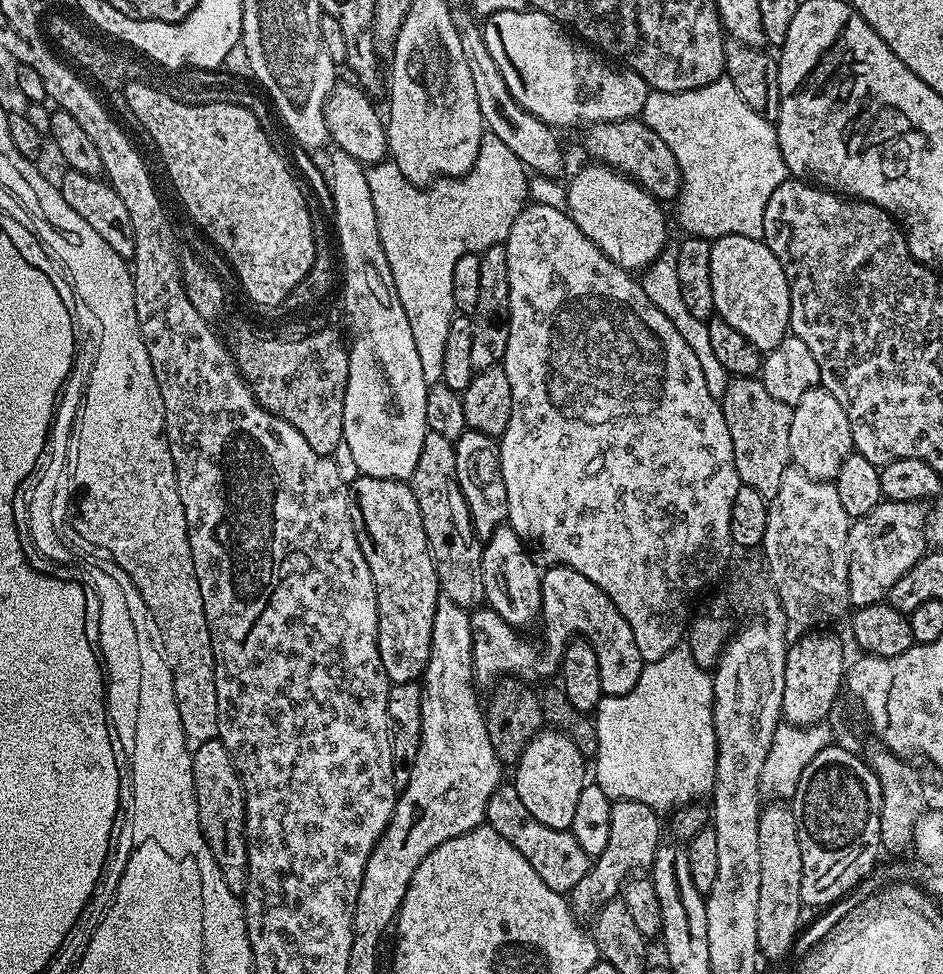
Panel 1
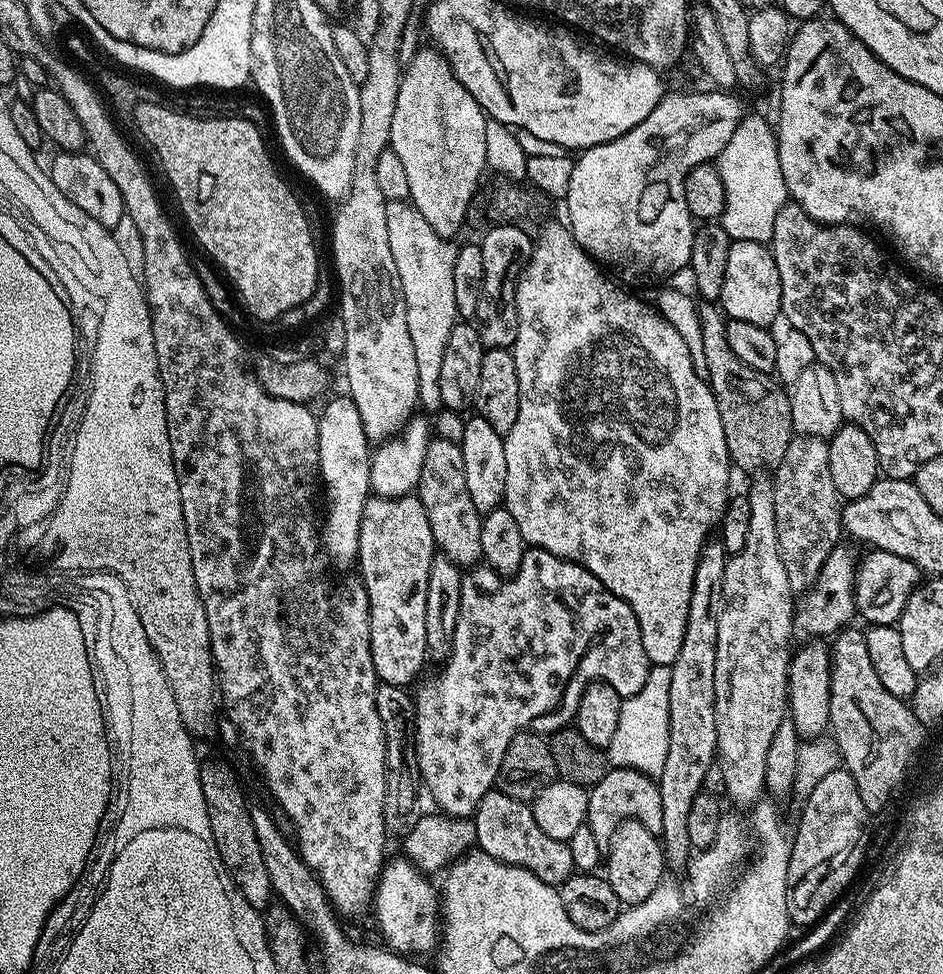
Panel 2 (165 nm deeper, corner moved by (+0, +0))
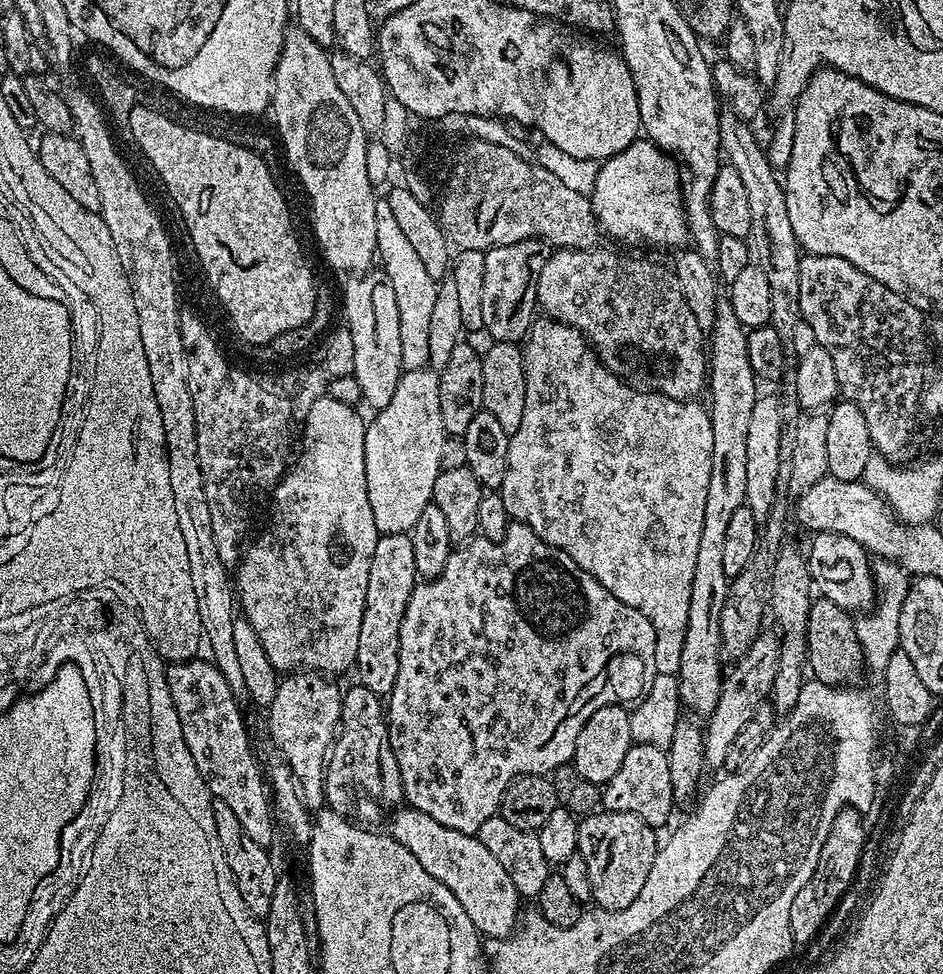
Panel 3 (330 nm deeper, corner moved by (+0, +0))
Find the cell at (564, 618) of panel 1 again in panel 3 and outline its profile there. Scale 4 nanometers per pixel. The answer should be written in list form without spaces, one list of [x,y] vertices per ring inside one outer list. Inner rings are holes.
[[[512,522],[501,541],[476,538],[452,550],[440,576],[417,583],[414,594],[410,594],[400,631],[398,682],[394,682],[394,690],[386,697],[388,737],[394,758],[398,758],[405,801],[422,814],[430,814],[434,822],[450,826],[450,830],[477,835],[482,822],[497,815],[500,799],[513,780],[520,776],[548,776],[555,768],[571,761],[578,734],[594,710],[602,710],[602,706],[607,704],[632,706],[644,699],[657,673],[654,666],[655,641],[654,626],[650,626],[641,612],[634,610],[634,606],[626,606],[626,602],[618,602],[618,598],[614,598],[602,582],[586,574],[570,554],[538,538],[530,526]]]

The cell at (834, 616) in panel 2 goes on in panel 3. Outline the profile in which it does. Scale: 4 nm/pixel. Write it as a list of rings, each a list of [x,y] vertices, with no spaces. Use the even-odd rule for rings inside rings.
[[[762,631],[744,656],[735,661],[736,669],[729,671],[724,677],[718,706],[707,717],[704,728],[704,762],[709,769],[723,769],[727,751],[733,745],[734,738],[742,733],[742,728],[750,722],[760,704],[771,697],[774,674],[778,674],[780,662],[780,638],[775,631],[772,632]]]

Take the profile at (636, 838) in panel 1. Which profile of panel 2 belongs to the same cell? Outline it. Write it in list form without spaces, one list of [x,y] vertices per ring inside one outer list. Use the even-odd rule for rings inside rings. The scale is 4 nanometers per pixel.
[[[609,767],[602,782],[593,784],[588,789],[588,819],[594,838],[601,842],[611,840],[612,836],[628,820],[642,822],[651,832],[659,834],[662,830],[662,794],[659,783],[653,777],[633,768]]]

